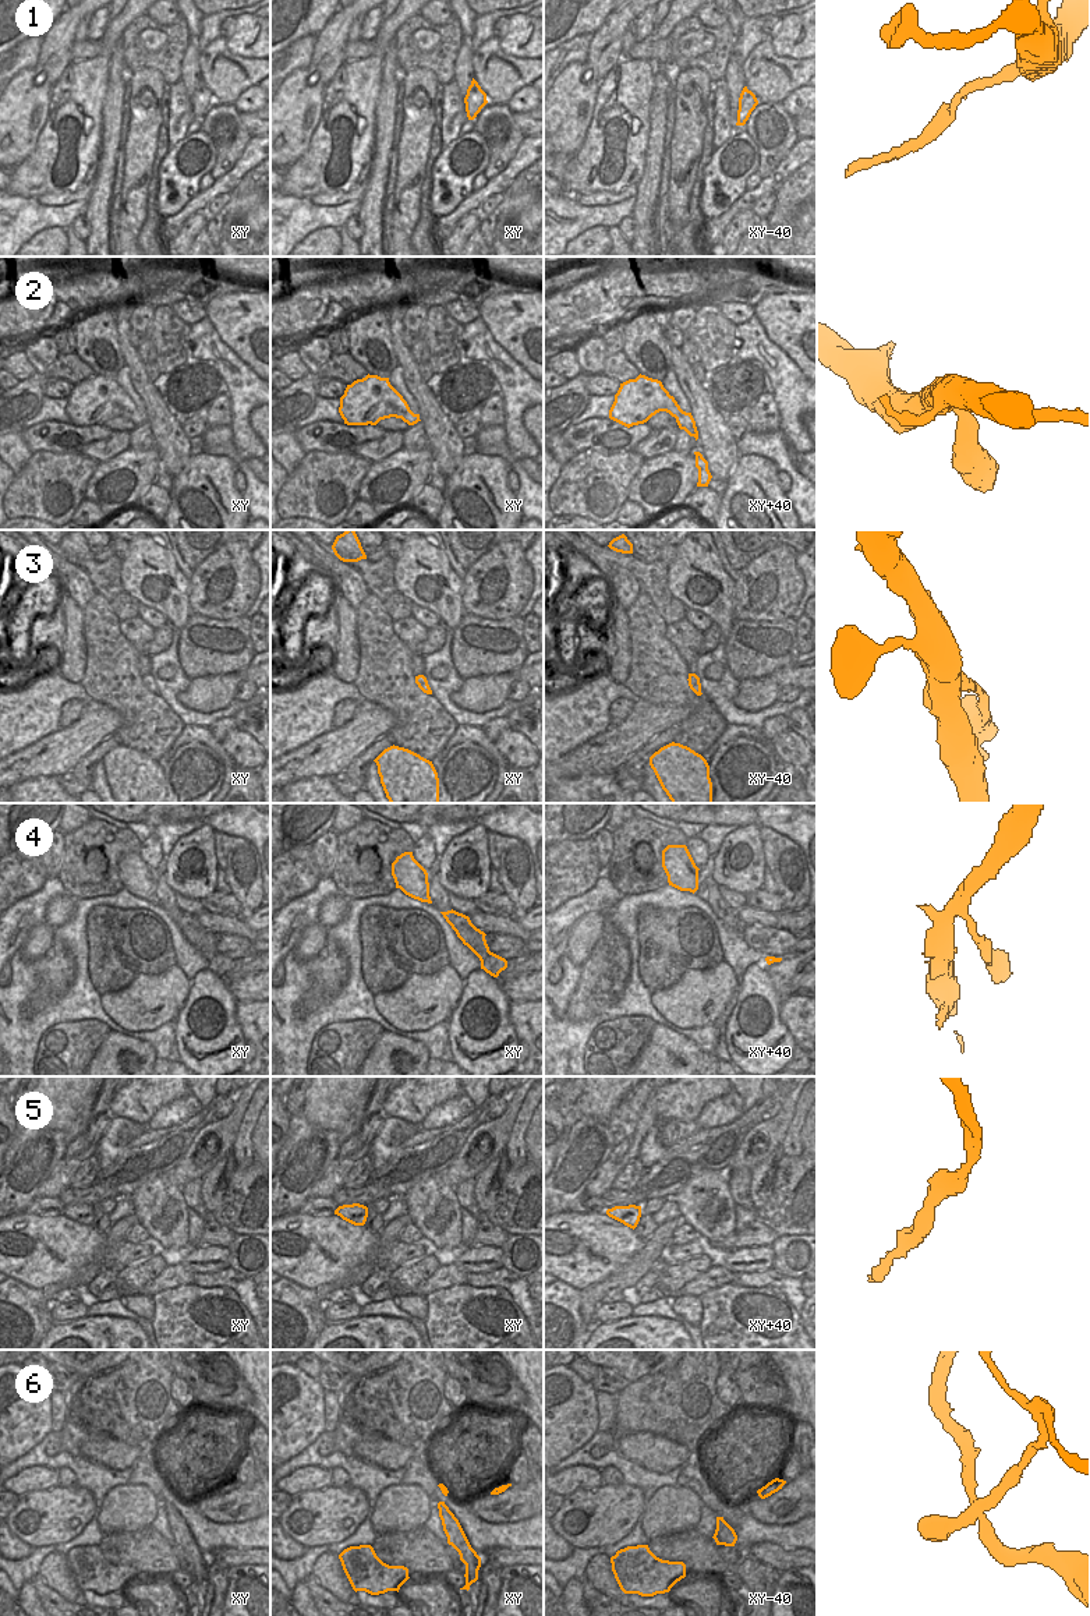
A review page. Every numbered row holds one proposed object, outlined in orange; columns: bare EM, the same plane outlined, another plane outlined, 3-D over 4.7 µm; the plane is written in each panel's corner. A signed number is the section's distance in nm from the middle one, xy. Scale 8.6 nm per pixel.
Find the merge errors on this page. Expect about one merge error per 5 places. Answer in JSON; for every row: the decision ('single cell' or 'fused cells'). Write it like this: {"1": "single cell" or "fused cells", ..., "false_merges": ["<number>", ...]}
{"1": "fused cells", "2": "single cell", "3": "single cell", "4": "single cell", "5": "single cell", "6": "fused cells", "false_merges": ["1", "6"]}

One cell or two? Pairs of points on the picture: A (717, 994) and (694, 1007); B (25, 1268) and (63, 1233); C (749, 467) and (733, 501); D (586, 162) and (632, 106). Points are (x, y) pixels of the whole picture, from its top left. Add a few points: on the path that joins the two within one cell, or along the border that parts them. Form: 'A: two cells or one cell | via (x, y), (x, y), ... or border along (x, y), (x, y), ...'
A: one cell | via (711, 994), (707, 994), (700, 1001)
B: one cell | via (35, 1258), (46, 1245), (53, 1243)
C: one cell | via (749, 476), (746, 488), (742, 492)
D: one cell | via (597, 186), (623, 176), (640, 138)

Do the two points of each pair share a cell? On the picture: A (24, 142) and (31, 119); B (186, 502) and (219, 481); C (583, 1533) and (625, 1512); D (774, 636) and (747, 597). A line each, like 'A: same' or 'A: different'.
A: same
B: same
C: same
D: different

